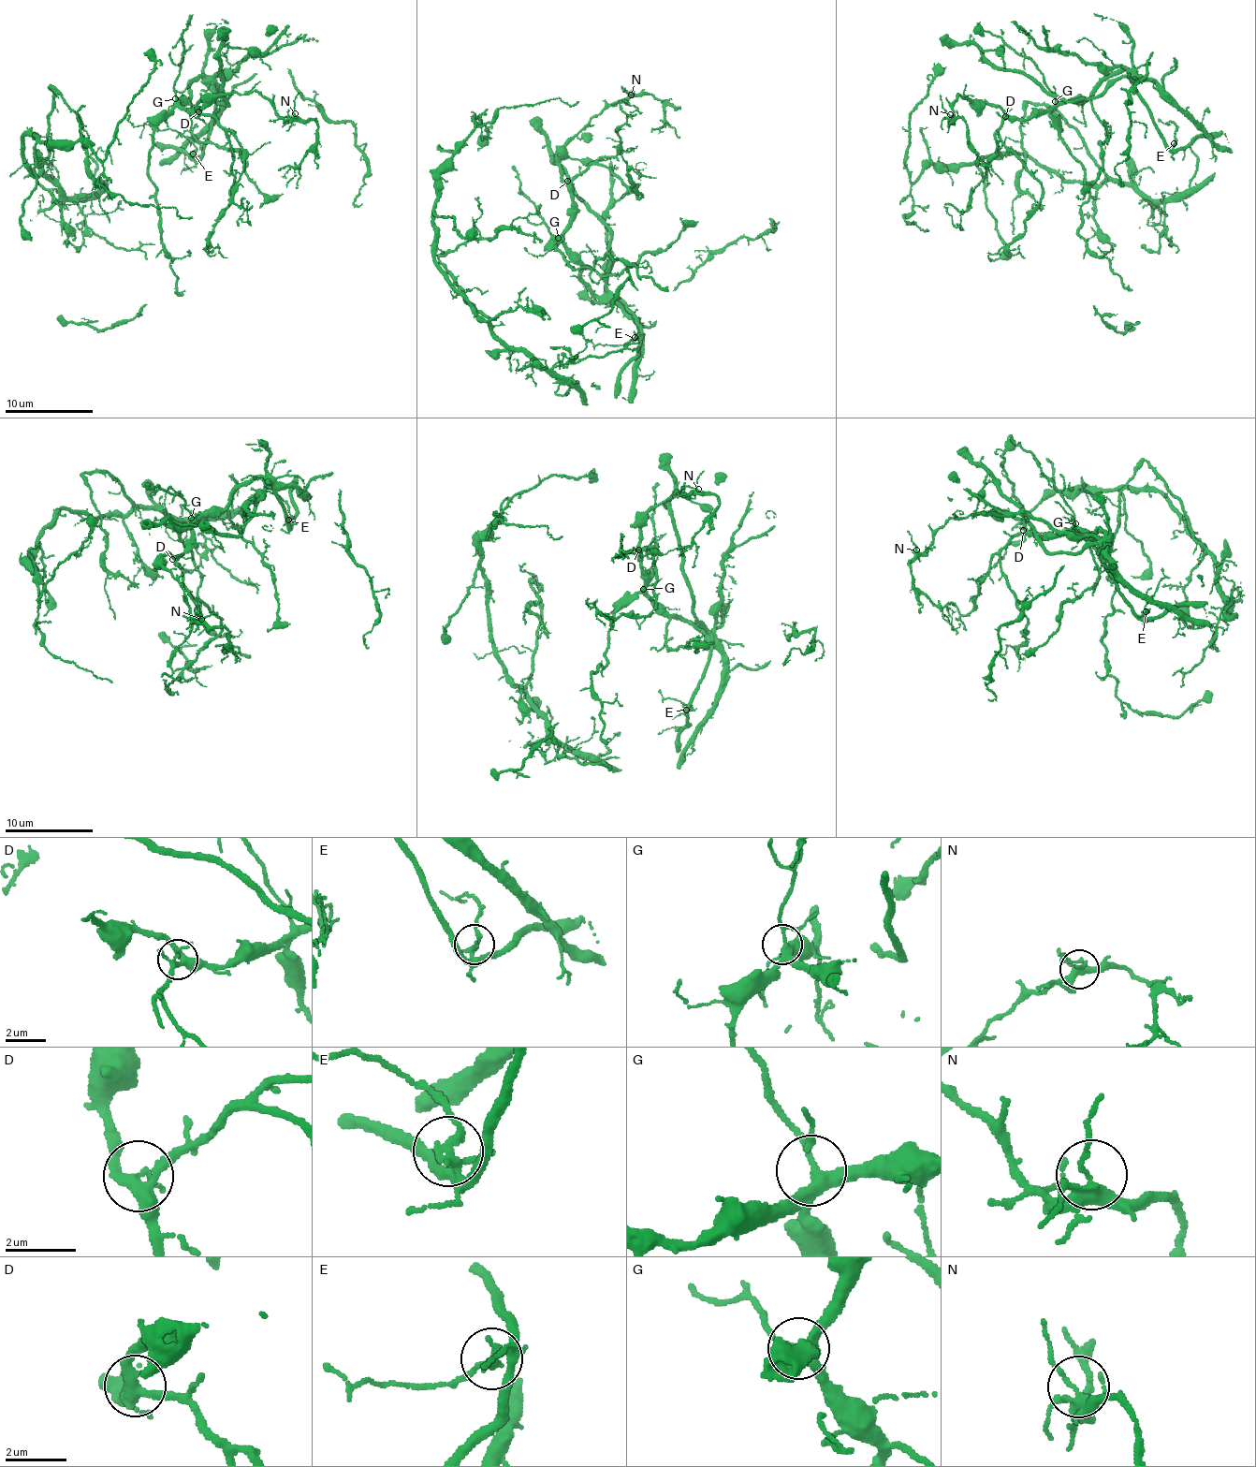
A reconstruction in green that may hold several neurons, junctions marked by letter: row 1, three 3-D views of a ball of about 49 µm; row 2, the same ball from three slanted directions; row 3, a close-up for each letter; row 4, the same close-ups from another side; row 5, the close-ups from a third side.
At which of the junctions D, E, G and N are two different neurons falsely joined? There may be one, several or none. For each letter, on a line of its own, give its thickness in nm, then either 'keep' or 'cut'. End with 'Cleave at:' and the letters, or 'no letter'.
D: 320 nm | keep
E: 200 nm | keep
G: 320 nm | keep
N: 300 nm | keep
Cleave at: no letter

